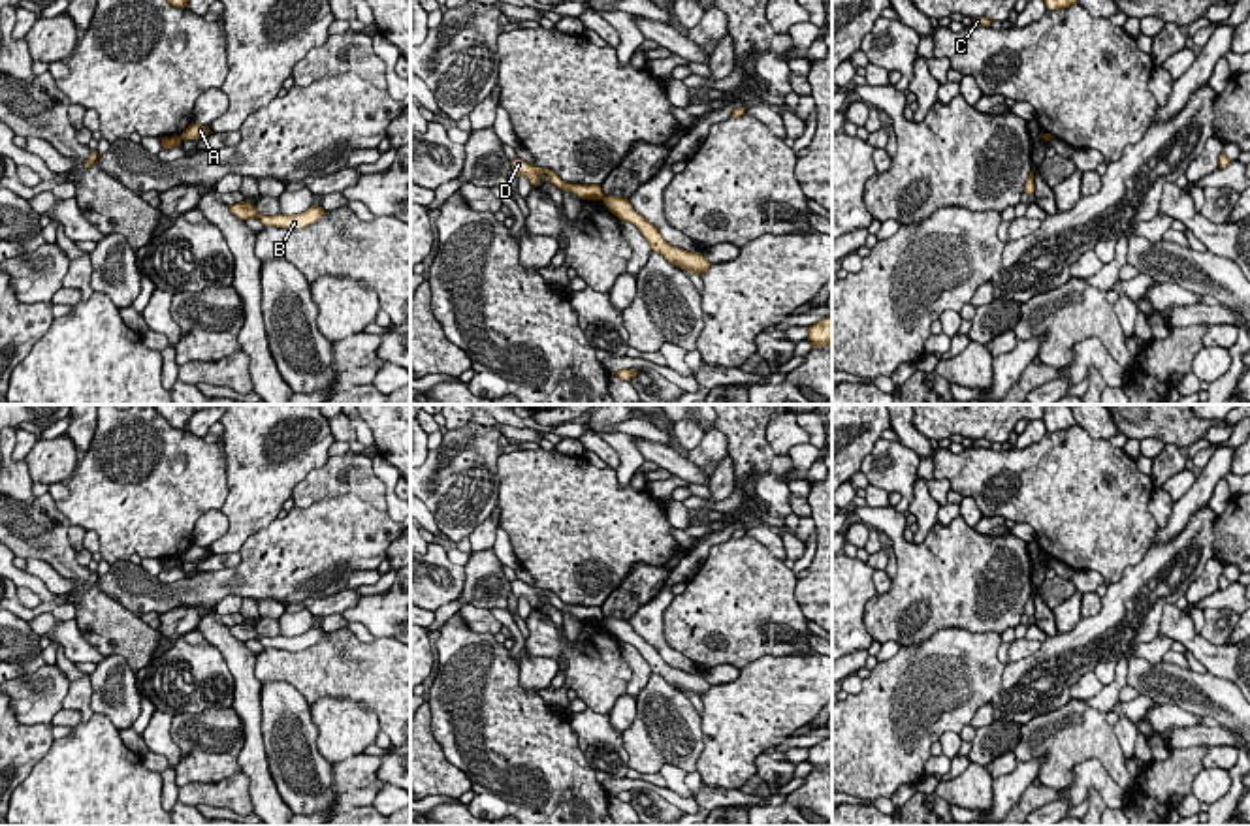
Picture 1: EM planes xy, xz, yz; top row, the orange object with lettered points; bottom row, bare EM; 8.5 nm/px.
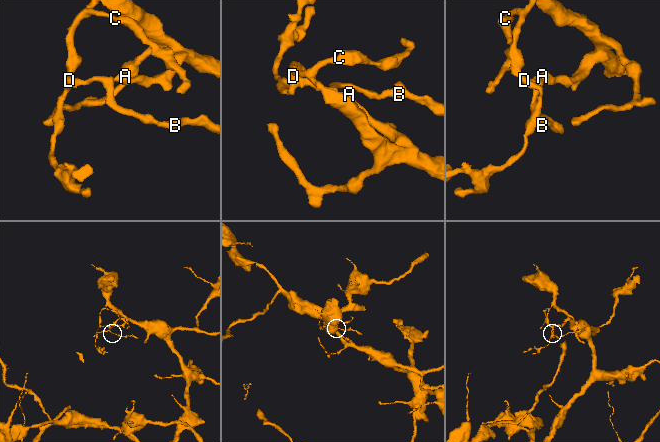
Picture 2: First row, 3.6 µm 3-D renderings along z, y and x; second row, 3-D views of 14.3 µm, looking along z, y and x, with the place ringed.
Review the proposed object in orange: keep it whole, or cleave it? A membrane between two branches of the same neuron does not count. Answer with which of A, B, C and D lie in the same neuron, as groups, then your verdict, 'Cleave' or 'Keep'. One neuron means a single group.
Groups: A / B C D. Cleave

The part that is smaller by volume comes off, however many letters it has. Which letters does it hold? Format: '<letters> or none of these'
B, C, D

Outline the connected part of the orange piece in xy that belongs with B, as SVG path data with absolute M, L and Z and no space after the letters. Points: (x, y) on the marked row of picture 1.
M241 201L235 205L230 205L230 211L239 218L239 220L248 220L248 218L260 218L264 226L277 226L277 228L286 228L286 230L299 230L305 228L312 222L316 222L318 218L324 216L324 209L322 207L311 207L305 213L299 214L277 214L277 216L267 216L267 214L260 214L256 211L256 207L248 201Z

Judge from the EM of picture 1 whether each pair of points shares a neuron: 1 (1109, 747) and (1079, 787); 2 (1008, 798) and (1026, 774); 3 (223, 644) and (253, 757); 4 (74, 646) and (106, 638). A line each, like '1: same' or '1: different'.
1: different
2: same
3: same
4: different

